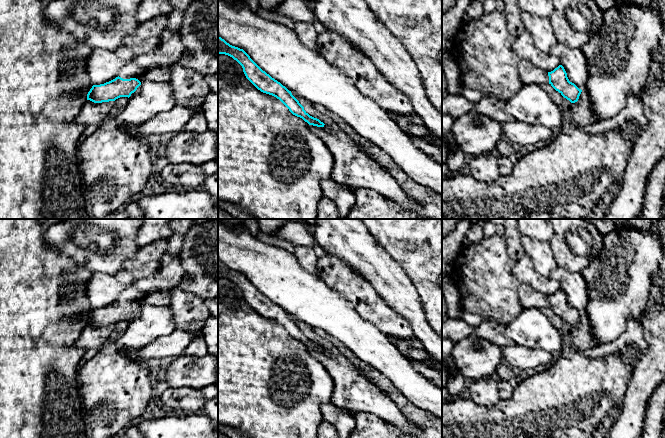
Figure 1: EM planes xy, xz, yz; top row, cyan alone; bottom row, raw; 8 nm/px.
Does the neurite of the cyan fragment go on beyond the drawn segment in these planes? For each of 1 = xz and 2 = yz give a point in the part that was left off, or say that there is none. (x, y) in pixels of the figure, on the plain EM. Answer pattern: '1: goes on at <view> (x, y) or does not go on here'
1: does not go on here
2: does not go on here

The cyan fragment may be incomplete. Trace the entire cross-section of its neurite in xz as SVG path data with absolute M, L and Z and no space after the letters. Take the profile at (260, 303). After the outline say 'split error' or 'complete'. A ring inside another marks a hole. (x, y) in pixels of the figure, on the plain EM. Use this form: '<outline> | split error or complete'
M218 260L218 278L225 278L236 284L242 290L246 302L258 314L279 323L293 339L302 342L309 349L324 351L323 346L304 334L291 315L263 295L243 273L230 269Z | complete

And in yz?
M562 289L548 296L549 308L571 327L578 325L582 316L574 307L570 306Z | complete

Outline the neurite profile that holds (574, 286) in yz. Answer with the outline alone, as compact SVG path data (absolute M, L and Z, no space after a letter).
M557 266L549 274L549 278L559 283L560 289L564 291L569 305L583 314L588 304L588 288L581 273L569 272Z

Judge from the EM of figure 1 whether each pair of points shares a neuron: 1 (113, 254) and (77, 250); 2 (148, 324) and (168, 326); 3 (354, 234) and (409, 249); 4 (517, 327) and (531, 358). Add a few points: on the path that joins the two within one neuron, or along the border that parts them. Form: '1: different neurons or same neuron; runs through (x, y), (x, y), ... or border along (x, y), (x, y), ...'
1: same neuron; runs through (104, 257), (86, 257)
2: same neuron; runs through (153, 324), (163, 324)
3: different neurons; border along (366, 229), (391, 257)
4: different neurons; border along (514, 343), (533, 348), (542, 348), (549, 353)

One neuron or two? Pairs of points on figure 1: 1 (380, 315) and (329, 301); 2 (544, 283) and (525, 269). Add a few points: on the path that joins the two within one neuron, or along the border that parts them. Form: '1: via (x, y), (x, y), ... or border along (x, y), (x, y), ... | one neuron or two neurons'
1: border along (338, 291), (363, 318), (372, 323) | two neurons
2: via (539, 282), (530, 274) | one neuron

